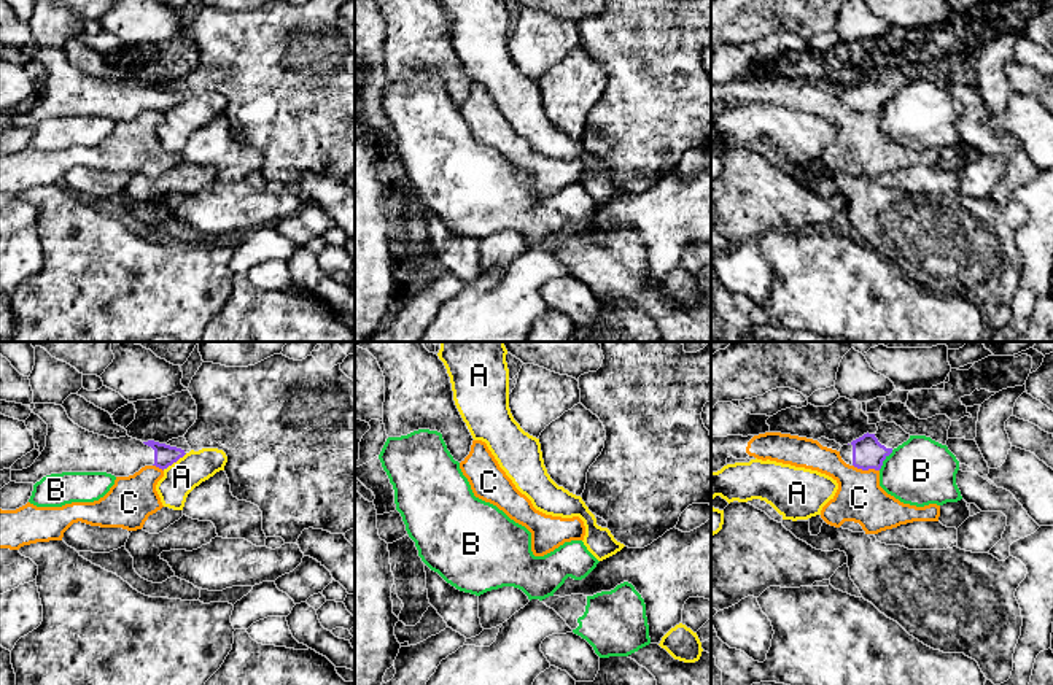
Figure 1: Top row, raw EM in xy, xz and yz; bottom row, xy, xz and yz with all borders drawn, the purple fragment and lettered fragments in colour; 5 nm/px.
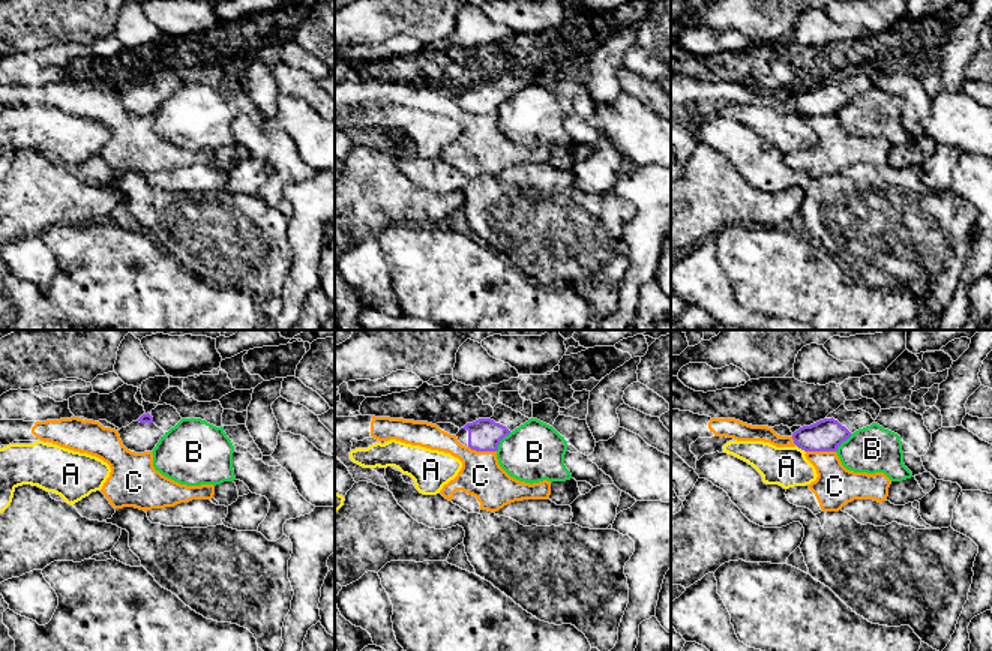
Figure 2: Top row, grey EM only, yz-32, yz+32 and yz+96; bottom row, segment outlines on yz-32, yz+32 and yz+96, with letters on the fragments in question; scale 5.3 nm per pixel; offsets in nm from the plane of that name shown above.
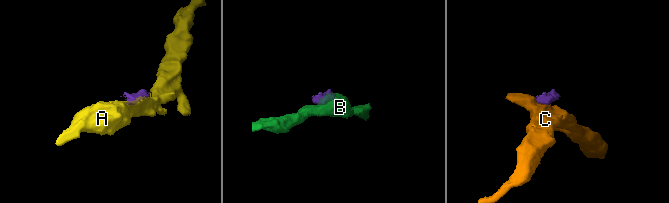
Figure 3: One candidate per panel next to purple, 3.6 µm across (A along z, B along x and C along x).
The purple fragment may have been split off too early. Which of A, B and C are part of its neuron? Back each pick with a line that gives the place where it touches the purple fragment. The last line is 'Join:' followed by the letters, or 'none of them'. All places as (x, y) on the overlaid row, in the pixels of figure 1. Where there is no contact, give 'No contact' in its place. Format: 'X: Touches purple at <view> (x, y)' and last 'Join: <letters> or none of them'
Join: none of them

